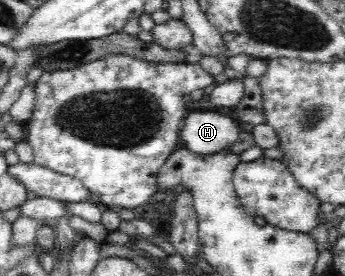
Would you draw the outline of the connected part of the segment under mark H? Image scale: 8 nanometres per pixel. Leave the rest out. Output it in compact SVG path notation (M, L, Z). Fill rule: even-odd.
M216 109L192 112L184 121L181 136L192 153L200 156L226 151L236 143L240 123Z

